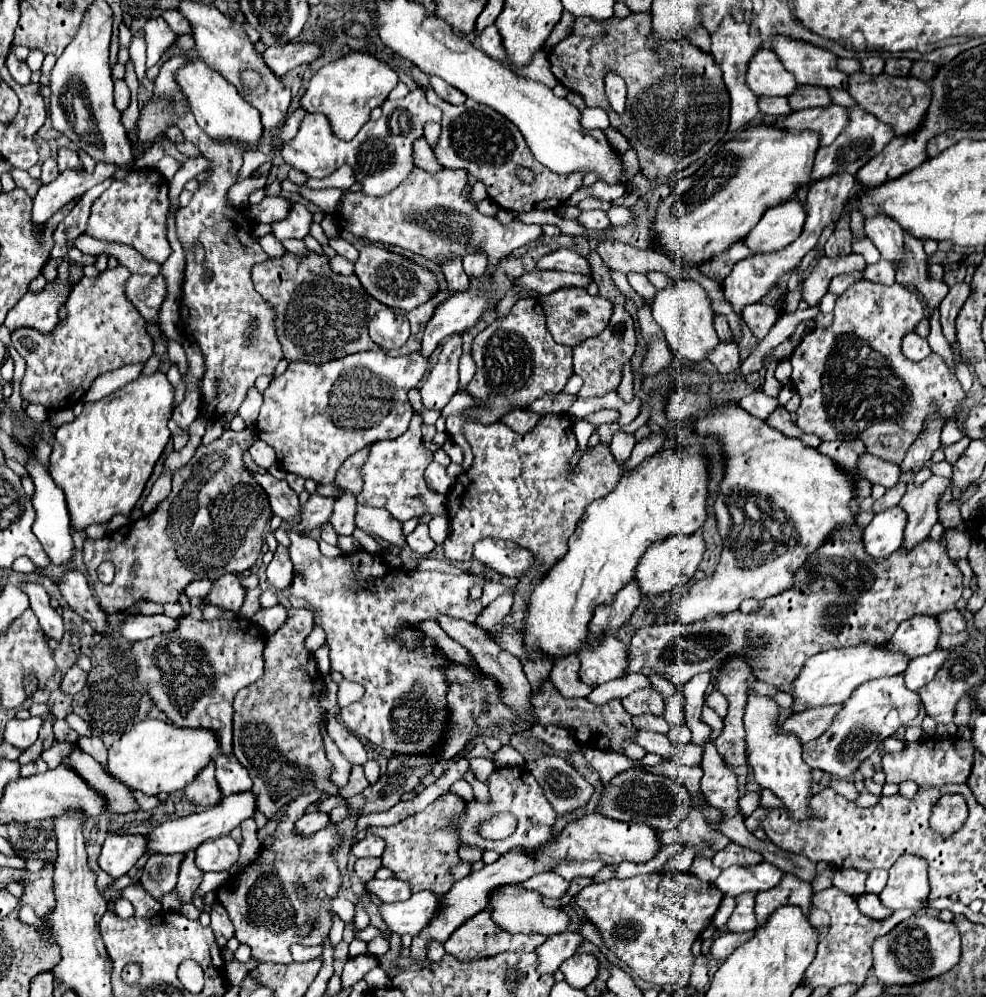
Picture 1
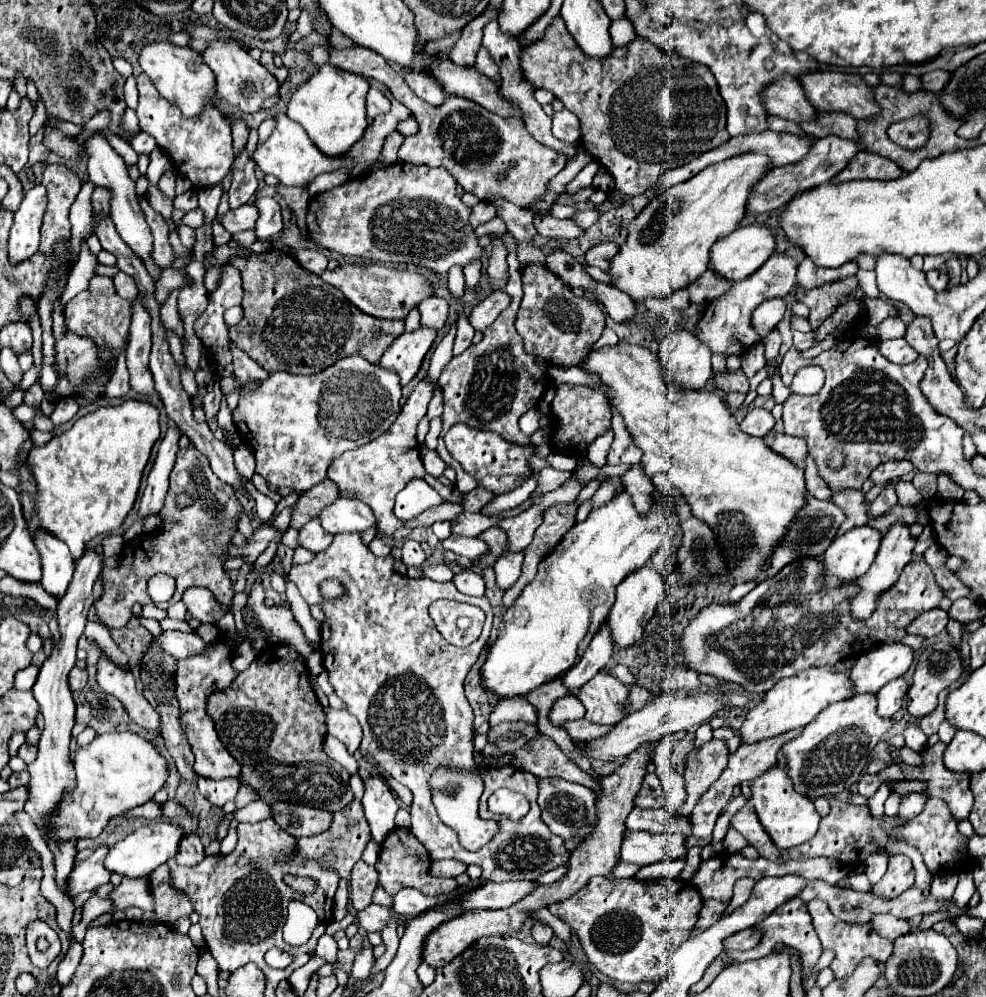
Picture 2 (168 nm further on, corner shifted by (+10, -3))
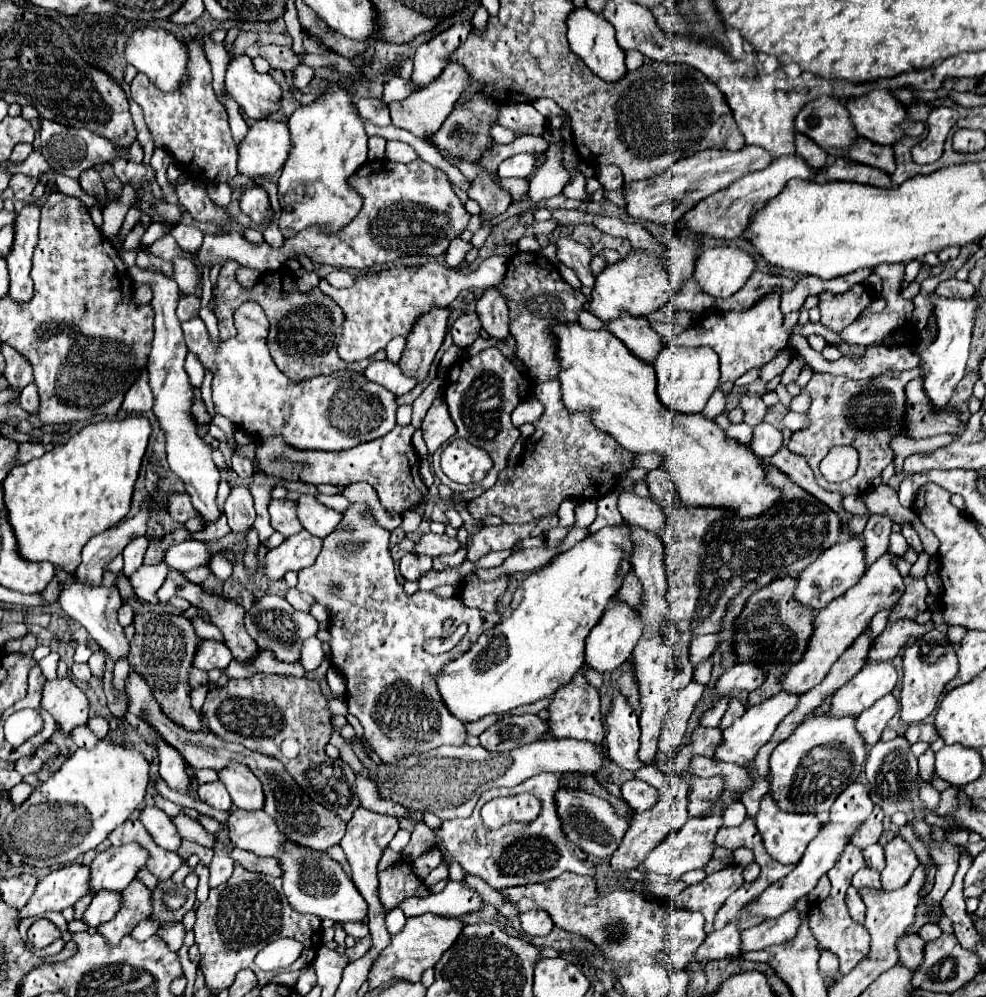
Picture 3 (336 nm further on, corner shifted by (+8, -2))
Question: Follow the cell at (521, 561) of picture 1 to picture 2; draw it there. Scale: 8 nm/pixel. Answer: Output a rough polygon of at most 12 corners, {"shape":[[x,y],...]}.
{"shape":[[457,537],[443,541],[443,547],[477,561],[489,553],[479,537]]}

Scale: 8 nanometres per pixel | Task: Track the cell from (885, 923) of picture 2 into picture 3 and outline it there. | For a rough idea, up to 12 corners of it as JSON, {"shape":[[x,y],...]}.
{"shape":[[901,936],[899,962],[913,970],[921,966],[925,942]]}

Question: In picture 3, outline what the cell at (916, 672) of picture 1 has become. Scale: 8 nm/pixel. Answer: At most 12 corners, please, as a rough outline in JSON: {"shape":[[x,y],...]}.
{"shape":[[887,694],[857,716],[855,728],[867,746],[895,716],[897,700]]}

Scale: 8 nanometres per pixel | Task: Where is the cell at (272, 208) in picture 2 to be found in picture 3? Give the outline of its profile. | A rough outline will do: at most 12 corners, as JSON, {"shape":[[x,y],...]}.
{"shape":[[263,186],[247,188],[239,202],[253,222],[265,224],[271,216]]}

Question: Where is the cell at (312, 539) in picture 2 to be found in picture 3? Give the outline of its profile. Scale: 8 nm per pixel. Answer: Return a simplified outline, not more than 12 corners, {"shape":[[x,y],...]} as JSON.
{"shape":[[301,530],[267,552],[261,572],[281,580],[315,564],[321,538]]}

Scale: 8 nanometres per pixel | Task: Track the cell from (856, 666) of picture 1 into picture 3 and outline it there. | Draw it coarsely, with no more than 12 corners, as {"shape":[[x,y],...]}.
{"shape":[[779,692],[723,730],[717,762],[745,768],[799,696]]}

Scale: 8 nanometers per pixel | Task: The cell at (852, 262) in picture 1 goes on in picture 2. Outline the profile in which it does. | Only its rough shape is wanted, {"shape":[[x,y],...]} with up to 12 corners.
{"shape":[[857,277],[815,289],[797,289],[817,329],[835,311],[837,299],[855,287]]}

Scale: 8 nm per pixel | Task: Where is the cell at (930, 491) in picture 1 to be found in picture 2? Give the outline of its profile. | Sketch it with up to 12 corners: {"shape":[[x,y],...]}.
{"shape":[[897,521],[881,541],[871,569],[859,577],[853,617],[867,619],[877,595],[913,559],[917,537]]}

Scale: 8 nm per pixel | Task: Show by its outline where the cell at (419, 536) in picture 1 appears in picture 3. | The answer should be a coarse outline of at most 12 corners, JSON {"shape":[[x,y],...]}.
{"shape":[[407,552],[399,570],[405,580],[419,582],[431,570],[429,556]]}

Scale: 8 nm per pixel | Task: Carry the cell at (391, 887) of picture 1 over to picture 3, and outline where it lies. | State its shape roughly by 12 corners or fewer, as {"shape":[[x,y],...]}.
{"shape":[[449,880],[439,894],[407,898],[407,918],[463,916],[481,908],[473,890]]}

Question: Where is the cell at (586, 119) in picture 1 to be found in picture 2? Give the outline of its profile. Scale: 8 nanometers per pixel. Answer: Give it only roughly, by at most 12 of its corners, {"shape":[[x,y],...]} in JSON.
{"shape":[[553,113],[551,131],[563,143],[581,143],[579,117]]}

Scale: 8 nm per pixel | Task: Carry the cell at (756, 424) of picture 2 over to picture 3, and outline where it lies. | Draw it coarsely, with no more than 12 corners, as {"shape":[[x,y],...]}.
{"shape":[[767,422],[755,426],[751,448],[759,458],[773,456],[783,434]]}

